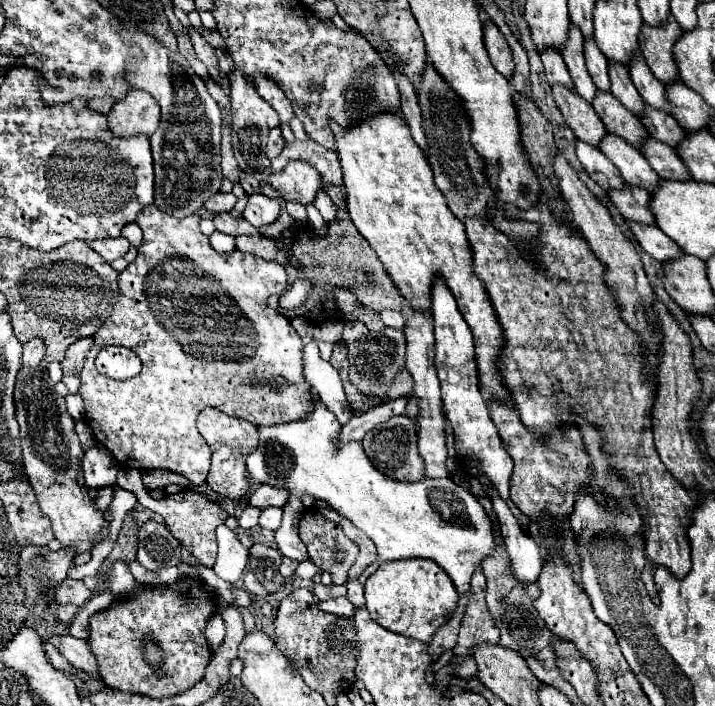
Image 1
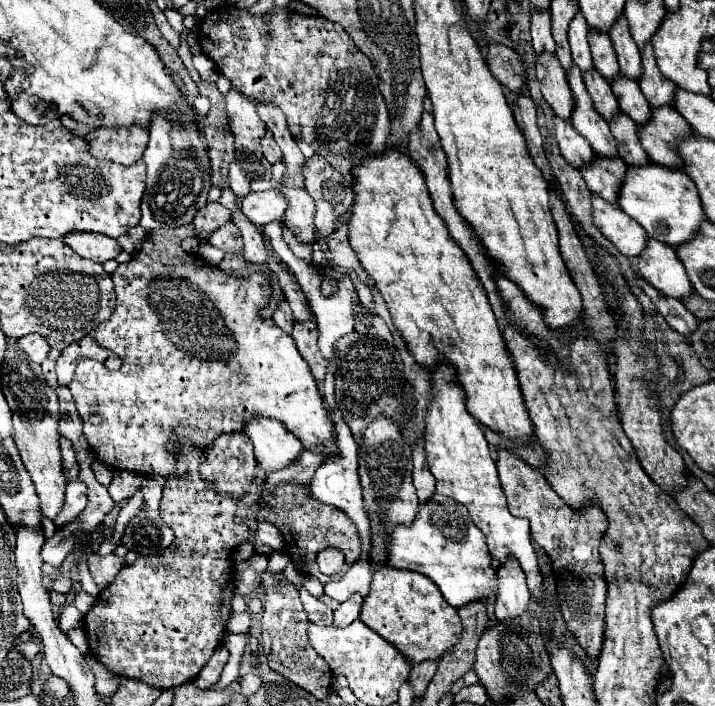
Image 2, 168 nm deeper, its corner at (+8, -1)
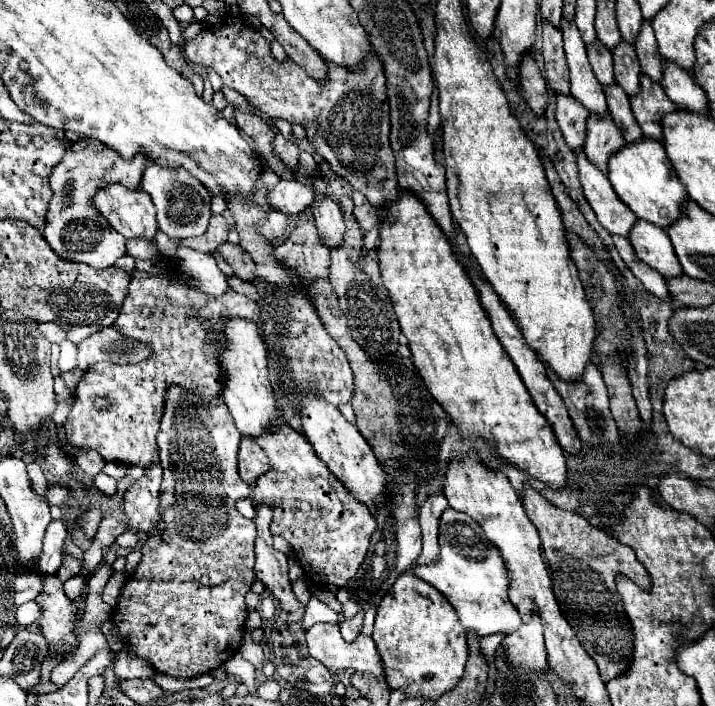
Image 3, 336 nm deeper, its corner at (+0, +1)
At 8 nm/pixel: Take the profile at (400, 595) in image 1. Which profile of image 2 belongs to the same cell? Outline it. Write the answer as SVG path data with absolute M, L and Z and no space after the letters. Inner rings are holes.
M385 566L373 574L371 592L363 600L361 622L375 630L383 640L393 644L413 666L425 660L439 660L461 638L461 618L447 606L439 588L421 574Z

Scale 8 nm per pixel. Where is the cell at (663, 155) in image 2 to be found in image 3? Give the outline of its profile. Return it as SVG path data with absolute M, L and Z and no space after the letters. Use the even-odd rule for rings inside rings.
M641 76L641 92L639 96L631 98L631 108L643 130L643 136L653 140L663 140L661 118L665 114L679 110L667 98L667 94L663 92L663 86L655 84L653 80L647 80L647 76Z

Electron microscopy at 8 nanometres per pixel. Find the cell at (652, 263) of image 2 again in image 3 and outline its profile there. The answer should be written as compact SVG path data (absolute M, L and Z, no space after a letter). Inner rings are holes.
M637 220L635 228L631 230L629 242L633 244L637 256L653 270L657 270L663 278L683 276L679 258L675 256L667 232L661 232L661 228L655 228L655 224Z

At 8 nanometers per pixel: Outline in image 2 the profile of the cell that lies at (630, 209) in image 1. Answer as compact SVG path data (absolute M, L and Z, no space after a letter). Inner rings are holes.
M595 154L591 166L583 166L579 172L593 194L605 198L611 204L617 204L617 190L621 186L625 168L627 164L619 156L603 158Z

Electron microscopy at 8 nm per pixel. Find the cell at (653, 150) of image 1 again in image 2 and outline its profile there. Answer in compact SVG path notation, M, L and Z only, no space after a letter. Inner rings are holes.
M619 112L619 116L613 118L609 128L613 132L613 138L617 140L617 152L625 164L647 164L649 162L647 154L643 152L643 146L639 144L637 124L631 122L631 118Z

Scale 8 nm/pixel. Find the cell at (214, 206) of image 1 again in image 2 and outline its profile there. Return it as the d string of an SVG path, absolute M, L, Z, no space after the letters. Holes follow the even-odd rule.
M209 202L205 208L199 210L199 216L195 216L195 230L201 242L205 242L219 226L223 226L225 222L229 222L231 212L227 208L223 208L219 202Z

